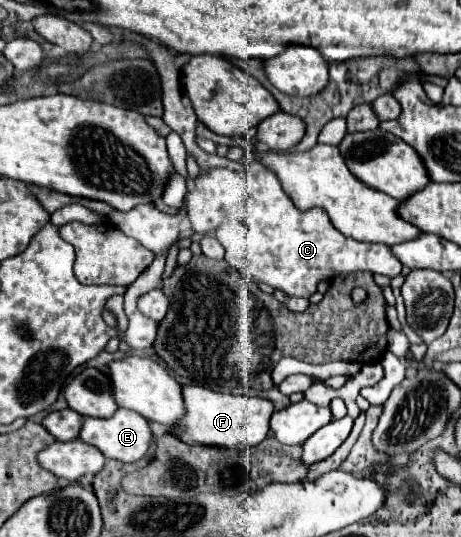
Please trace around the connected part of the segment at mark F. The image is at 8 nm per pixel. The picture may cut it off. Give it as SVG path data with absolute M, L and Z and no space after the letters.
M183 386L183 400L187 414L173 428L173 434L185 444L205 444L221 448L253 448L269 434L269 420L275 412L271 400L257 396L221 394L203 386Z

